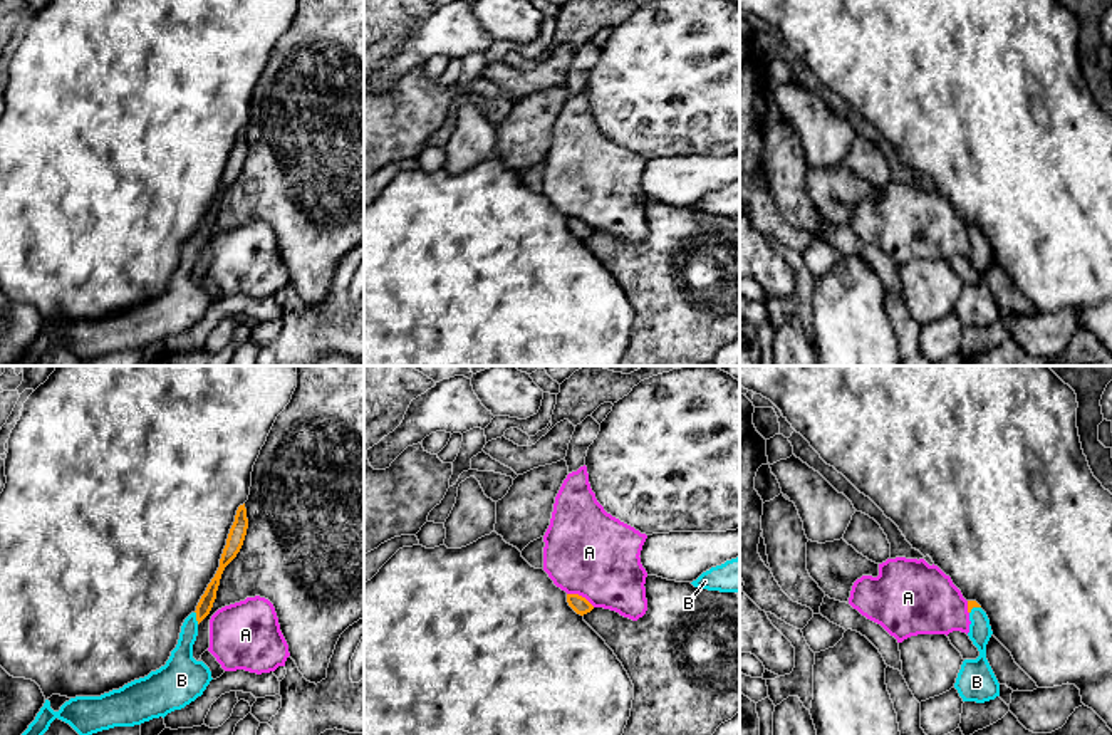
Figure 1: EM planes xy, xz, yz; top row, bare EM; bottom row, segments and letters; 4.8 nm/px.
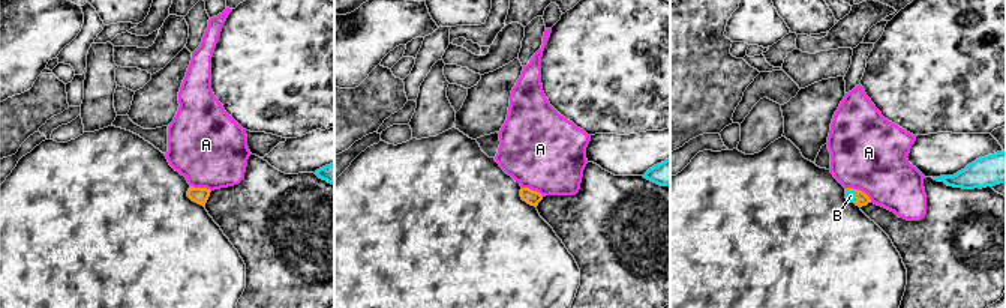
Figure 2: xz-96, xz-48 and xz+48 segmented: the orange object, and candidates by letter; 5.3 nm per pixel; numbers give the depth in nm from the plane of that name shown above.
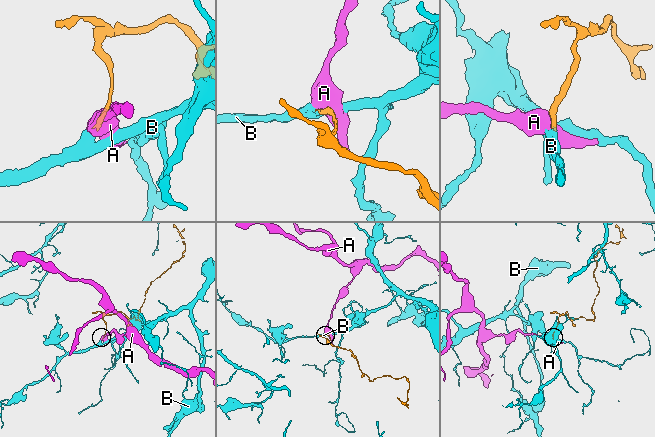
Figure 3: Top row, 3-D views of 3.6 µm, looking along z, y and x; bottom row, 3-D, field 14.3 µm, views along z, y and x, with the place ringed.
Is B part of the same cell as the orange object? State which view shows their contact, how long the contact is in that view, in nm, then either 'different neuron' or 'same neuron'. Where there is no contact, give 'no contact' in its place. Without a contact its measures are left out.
xy | 70 nm | same neuron

